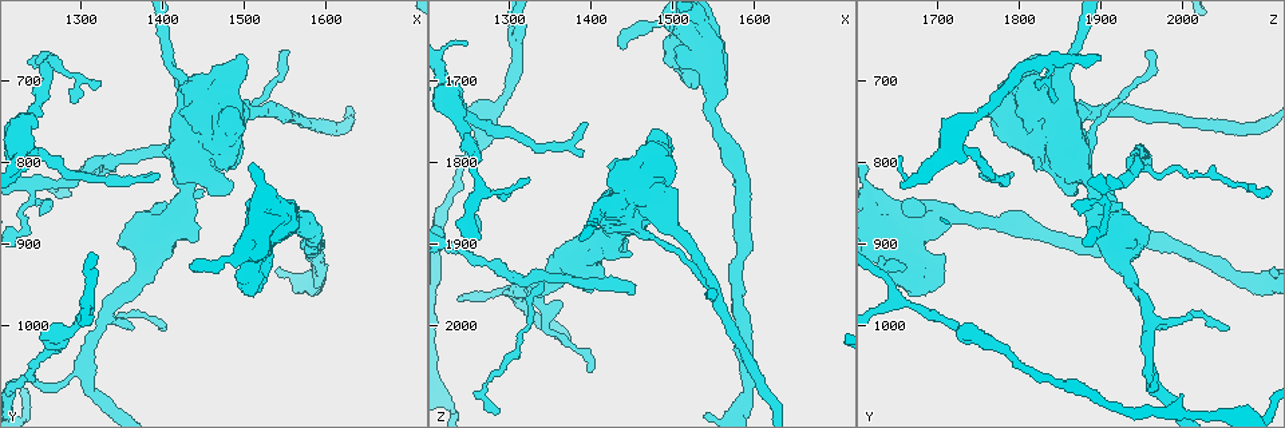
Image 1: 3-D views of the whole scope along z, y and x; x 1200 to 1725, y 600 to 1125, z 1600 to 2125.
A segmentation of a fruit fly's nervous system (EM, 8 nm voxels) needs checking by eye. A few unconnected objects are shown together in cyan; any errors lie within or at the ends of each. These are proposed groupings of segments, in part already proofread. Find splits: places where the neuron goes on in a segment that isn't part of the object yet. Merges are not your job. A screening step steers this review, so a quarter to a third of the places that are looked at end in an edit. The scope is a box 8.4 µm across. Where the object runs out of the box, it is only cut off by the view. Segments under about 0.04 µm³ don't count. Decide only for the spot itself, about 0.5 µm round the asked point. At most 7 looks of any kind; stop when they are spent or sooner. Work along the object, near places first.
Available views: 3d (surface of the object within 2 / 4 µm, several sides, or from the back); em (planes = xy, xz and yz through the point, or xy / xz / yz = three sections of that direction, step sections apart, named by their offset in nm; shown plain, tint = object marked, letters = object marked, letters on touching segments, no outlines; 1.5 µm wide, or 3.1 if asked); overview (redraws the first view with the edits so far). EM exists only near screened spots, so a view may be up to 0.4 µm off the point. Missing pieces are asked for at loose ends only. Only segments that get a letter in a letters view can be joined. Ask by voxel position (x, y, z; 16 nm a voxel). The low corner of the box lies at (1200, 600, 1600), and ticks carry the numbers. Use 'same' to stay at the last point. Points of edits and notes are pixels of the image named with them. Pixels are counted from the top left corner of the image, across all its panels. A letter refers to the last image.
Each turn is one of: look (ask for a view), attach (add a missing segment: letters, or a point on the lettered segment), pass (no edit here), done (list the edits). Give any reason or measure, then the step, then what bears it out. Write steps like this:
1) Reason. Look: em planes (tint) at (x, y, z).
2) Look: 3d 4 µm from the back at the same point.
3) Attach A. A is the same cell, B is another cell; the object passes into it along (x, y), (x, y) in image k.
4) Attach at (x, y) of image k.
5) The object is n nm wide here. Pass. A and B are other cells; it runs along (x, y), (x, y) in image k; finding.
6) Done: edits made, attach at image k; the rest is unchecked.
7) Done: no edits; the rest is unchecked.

Free end. Look: em planes (letters) at (1250, 670, 1895).

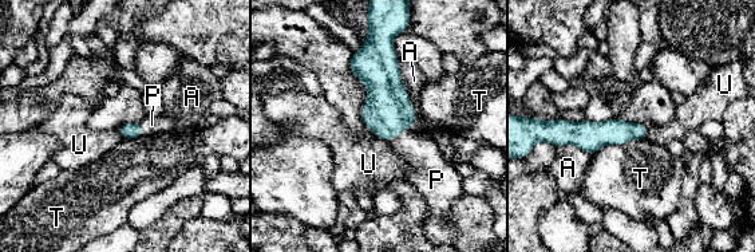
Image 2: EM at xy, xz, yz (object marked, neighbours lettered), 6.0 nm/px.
Attach P. P is the same cell, A, T and U are other cells; the object passes into it along (388, 111), (400, 133), (425, 166) in image 2; the neuron continues.

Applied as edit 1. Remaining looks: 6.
Thin end. Look: em planes (letters) at (1240, 1060, 1975).

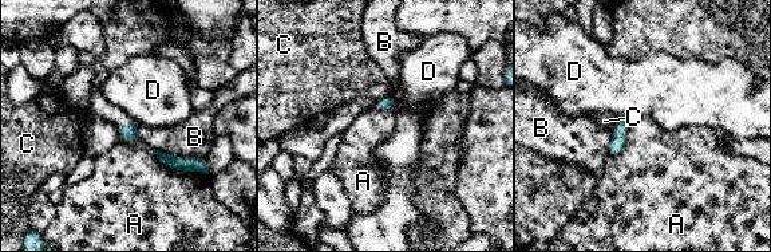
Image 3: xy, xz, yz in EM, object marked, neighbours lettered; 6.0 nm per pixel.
Pass. A, B, C and D are other cells; a border runs along (154, 150), (170, 168), (205, 173) in image 3; no lettered segment goes on from it.

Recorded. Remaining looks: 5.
Done: edits made, attach at image 2; the rest is unchecked.

